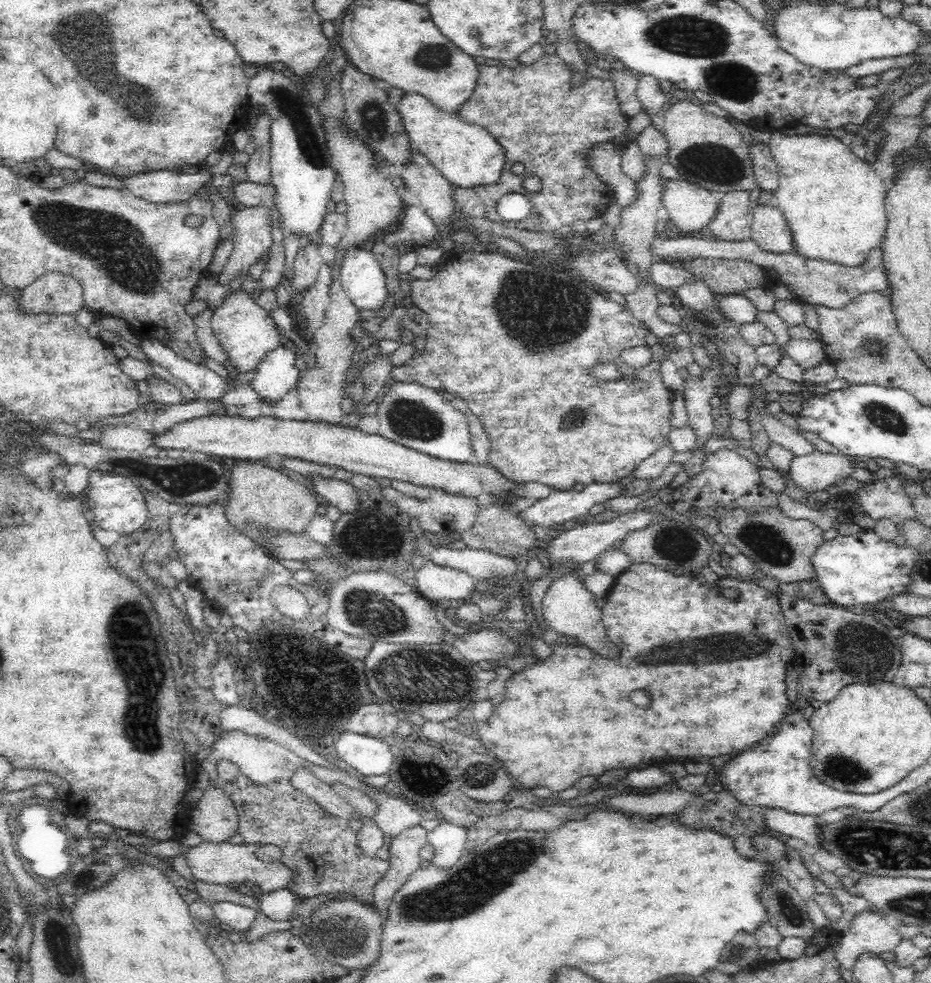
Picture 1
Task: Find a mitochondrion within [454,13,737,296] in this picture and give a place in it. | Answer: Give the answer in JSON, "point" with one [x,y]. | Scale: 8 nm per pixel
{"point":[475,32]}

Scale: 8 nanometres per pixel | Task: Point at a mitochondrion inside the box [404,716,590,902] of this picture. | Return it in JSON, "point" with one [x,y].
{"point":[480,774]}

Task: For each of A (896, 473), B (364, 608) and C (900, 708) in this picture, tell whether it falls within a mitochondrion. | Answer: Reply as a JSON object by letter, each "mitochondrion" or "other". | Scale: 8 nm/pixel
{"A":"other","B":"mitochondrion","C":"other"}

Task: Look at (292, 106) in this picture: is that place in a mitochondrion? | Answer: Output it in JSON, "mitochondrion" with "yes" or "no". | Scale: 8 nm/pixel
{"mitochondrion":"yes"}

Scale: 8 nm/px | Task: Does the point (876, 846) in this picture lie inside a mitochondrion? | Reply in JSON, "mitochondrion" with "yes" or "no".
{"mitochondrion":"yes"}

